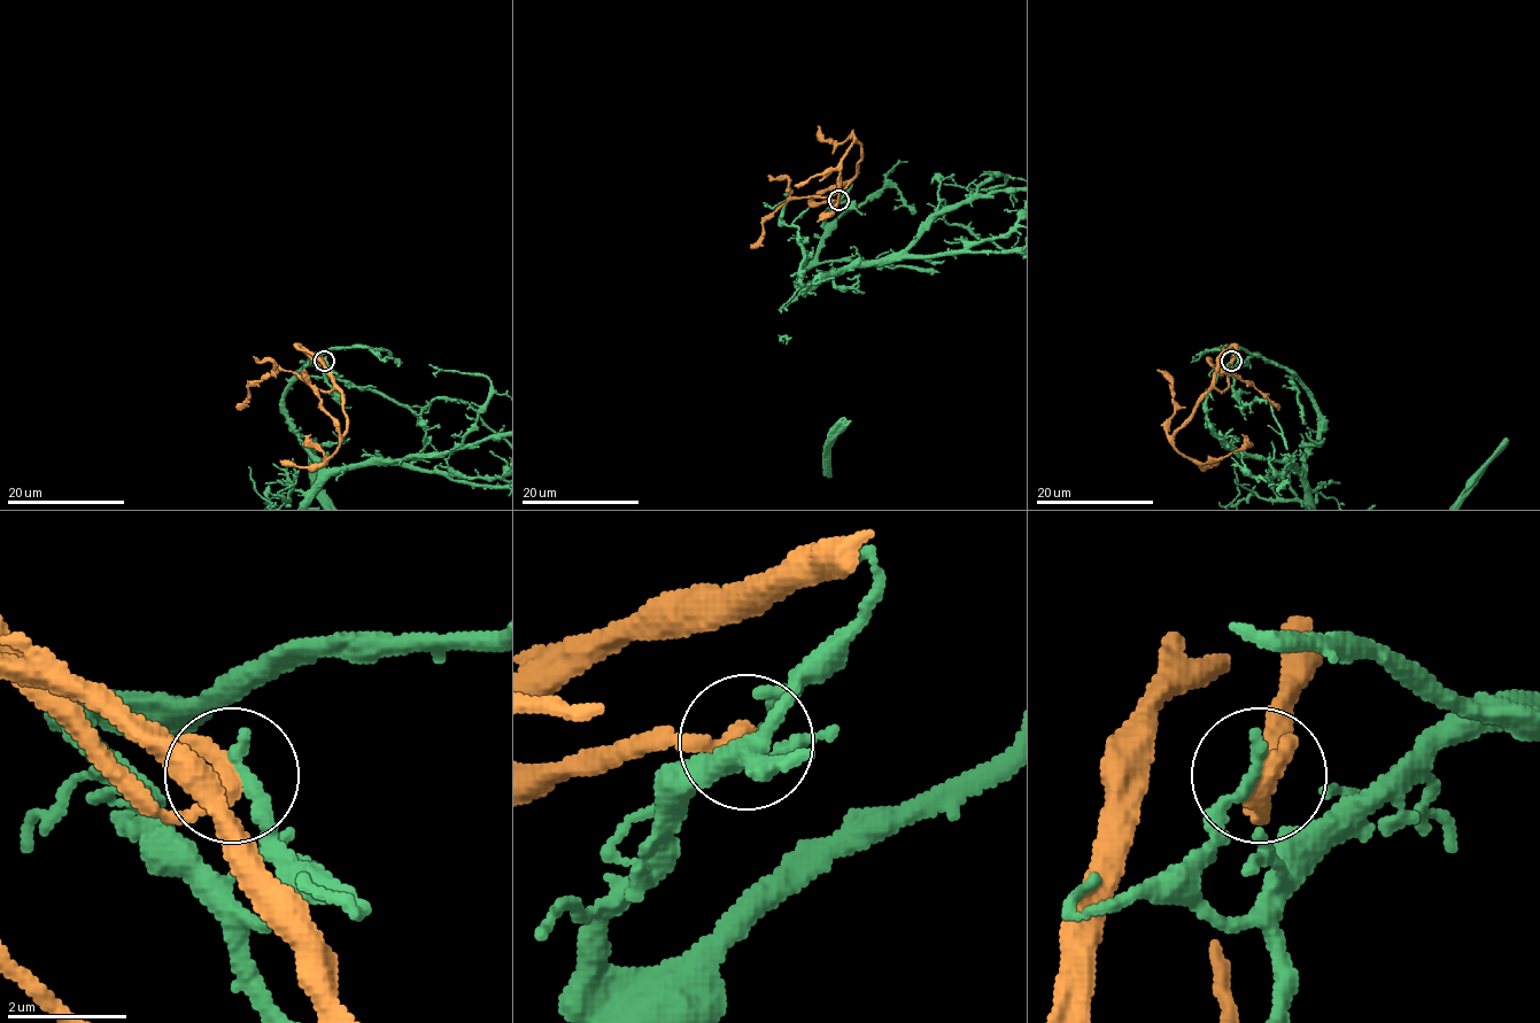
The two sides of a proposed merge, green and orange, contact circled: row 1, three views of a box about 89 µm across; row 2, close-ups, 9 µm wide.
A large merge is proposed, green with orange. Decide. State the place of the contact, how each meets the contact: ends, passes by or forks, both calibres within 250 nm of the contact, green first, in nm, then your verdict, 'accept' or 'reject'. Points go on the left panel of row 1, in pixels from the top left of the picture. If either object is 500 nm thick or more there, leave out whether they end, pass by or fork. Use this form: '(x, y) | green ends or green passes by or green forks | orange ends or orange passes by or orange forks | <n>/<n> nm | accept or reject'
(324, 361) | green ends | orange ends | 240/480 nm | reject

